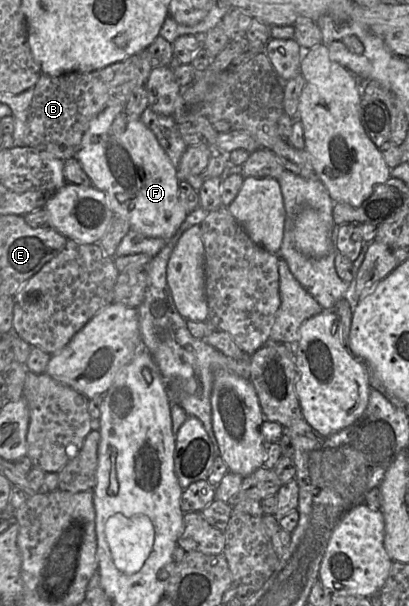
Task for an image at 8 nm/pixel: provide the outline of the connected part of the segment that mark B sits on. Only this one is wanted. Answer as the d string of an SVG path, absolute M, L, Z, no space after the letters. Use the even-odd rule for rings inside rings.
M146 48L121 62L92 72L70 72L55 77L42 73L34 85L28 109L26 147L49 153L62 161L75 157L90 122L108 107L125 106L131 92L145 86L151 70Z

